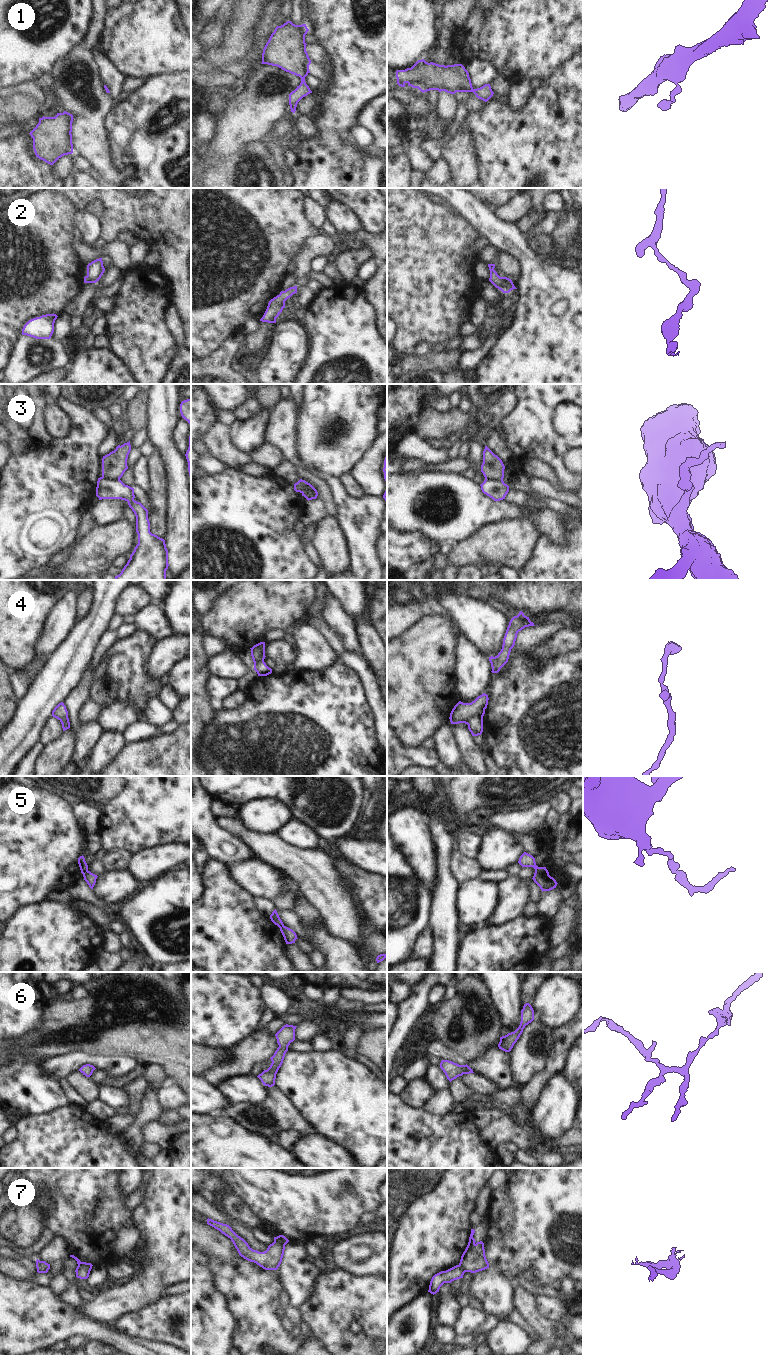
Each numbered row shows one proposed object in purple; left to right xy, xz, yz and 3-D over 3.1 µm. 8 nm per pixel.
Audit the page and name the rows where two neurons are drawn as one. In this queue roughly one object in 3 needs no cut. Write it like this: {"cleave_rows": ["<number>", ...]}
{"cleave_rows": ["3", "4", "5", "7"]}

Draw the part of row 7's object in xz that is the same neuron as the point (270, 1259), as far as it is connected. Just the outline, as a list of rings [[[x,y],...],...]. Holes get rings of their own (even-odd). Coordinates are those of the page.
[[[209,1218],[207,1219],[207,1224],[230,1238],[239,1255],[244,1259],[256,1263],[265,1270],[277,1270],[280,1266],[284,1255],[285,1245],[274,1241],[268,1246],[266,1251],[259,1252],[257,1250],[253,1250],[243,1238],[238,1236],[232,1230],[229,1225]]]

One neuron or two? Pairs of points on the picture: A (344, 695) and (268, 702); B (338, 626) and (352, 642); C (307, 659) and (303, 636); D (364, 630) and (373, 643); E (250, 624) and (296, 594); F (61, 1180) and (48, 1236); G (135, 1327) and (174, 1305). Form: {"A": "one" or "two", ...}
{"A": "one", "B": "one", "C": "one", "D": "one", "E": "one", "F": "two", "G": "one"}

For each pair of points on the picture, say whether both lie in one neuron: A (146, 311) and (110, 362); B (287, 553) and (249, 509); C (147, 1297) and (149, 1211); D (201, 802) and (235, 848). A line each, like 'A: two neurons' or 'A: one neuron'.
A: two neurons
B: one neuron
C: one neuron
D: one neuron

